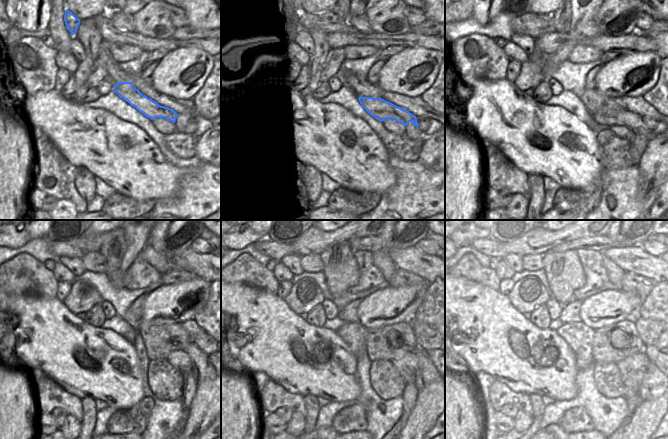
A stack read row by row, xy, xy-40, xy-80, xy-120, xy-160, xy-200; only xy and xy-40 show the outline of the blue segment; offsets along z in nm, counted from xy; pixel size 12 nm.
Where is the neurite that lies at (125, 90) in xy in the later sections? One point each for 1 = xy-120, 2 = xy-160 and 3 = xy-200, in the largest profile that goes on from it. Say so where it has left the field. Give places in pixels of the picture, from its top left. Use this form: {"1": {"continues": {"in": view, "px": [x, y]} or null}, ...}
{"1": {"continues": {"in": "xy-120", "px": [200, 360]}}, "2": {"continues": {"in": "xy-160", "px": [424, 376]}}, "3": {"continues": {"in": "xy-200", "px": [648, 389]}}}

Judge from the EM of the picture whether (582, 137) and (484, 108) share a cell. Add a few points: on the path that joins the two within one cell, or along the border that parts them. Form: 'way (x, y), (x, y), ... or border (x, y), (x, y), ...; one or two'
way (558, 130), (523, 129), (508, 118); one

